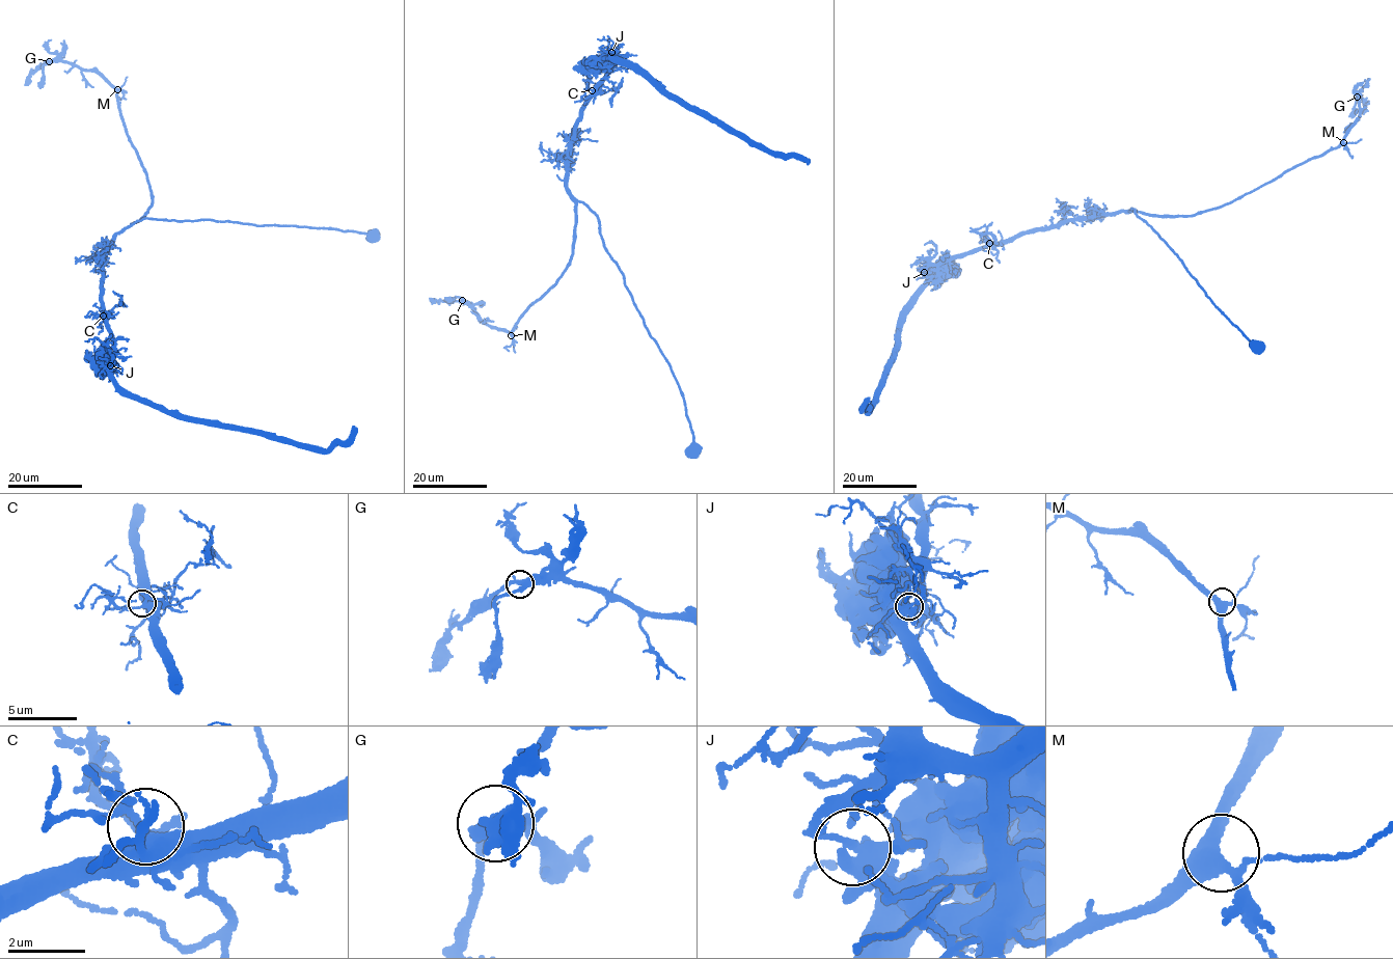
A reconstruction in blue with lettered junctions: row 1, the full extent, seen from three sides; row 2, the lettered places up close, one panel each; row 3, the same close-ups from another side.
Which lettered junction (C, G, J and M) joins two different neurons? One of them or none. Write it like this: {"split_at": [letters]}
{"split_at": ["J"]}

